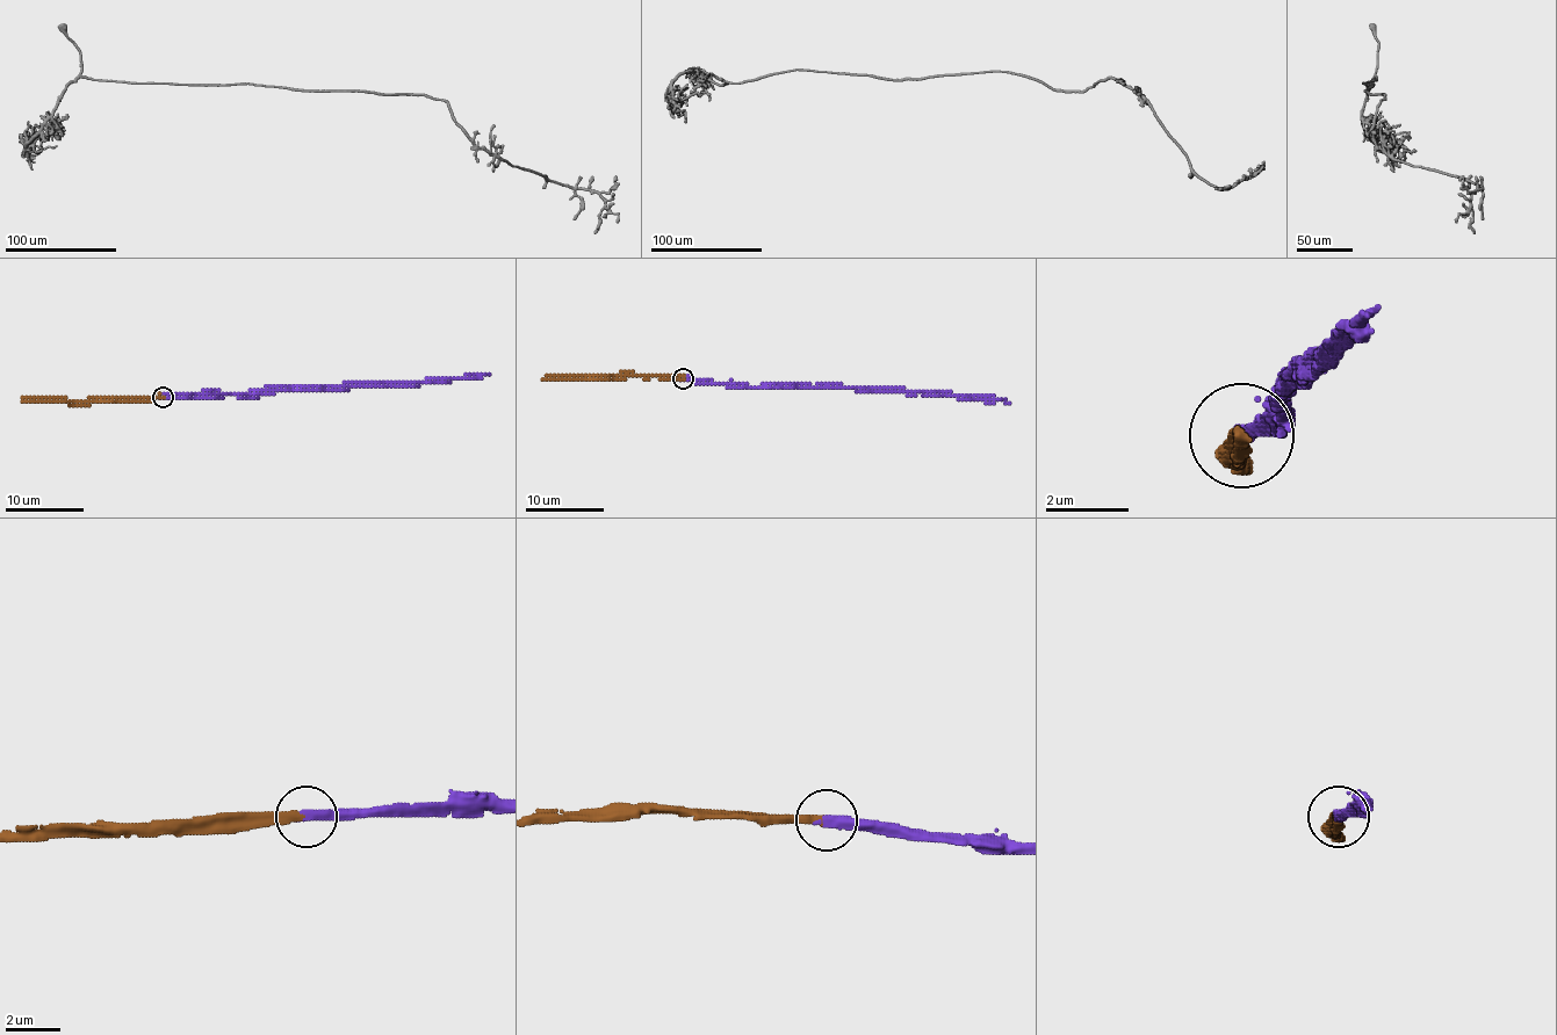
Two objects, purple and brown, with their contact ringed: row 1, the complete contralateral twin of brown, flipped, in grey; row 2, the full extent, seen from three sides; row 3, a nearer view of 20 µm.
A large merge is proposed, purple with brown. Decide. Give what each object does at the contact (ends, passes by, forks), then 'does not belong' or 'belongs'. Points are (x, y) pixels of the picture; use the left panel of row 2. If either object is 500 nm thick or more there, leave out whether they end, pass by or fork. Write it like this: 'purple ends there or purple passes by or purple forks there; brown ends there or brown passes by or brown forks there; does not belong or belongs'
purple ends there; brown ends there; belongs

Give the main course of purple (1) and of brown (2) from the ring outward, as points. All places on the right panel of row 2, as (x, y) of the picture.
1: (1245, 433), (1287, 412), (1297, 381), (1349, 328), (1381, 308)
2: (1245, 433), (1234, 454), (1245, 443)

